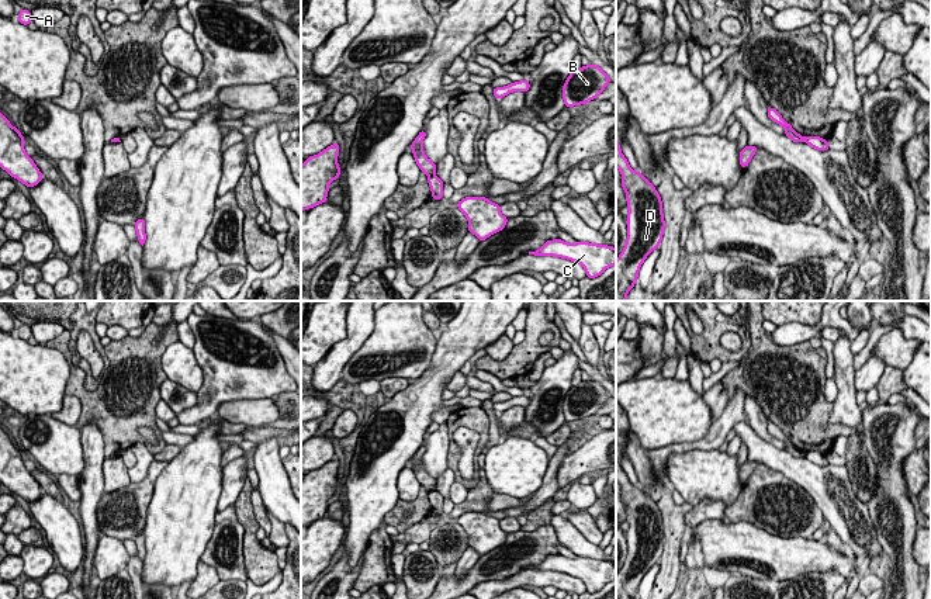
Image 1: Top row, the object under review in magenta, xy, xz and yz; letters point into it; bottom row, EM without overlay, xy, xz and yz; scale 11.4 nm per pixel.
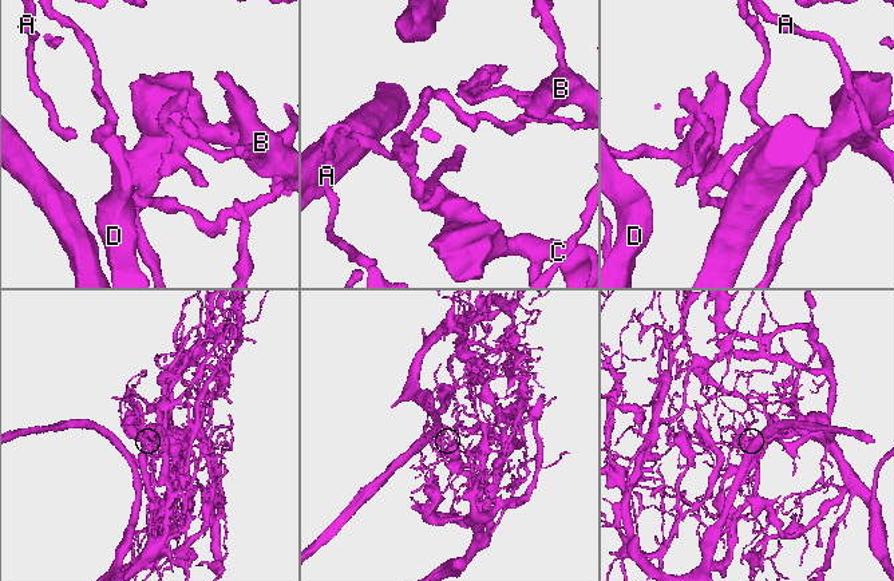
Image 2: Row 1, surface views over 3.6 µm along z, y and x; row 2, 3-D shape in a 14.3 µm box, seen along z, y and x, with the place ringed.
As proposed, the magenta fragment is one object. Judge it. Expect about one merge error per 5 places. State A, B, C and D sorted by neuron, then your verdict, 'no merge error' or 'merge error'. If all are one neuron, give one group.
groups A D / B C; merge error

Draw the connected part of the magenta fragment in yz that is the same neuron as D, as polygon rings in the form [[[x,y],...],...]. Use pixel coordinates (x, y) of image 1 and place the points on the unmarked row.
[[[616,451],[616,482],[627,515],[627,554],[616,574],[616,599],[636,599],[646,572],[660,561],[665,543],[662,516],[655,502],[634,487],[623,471]]]

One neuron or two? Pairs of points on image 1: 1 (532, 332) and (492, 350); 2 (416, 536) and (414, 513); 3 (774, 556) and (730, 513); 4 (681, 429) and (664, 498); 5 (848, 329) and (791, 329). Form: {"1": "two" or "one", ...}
{"1": "two", "2": "two", "3": "two", "4": "two", "5": "one"}

